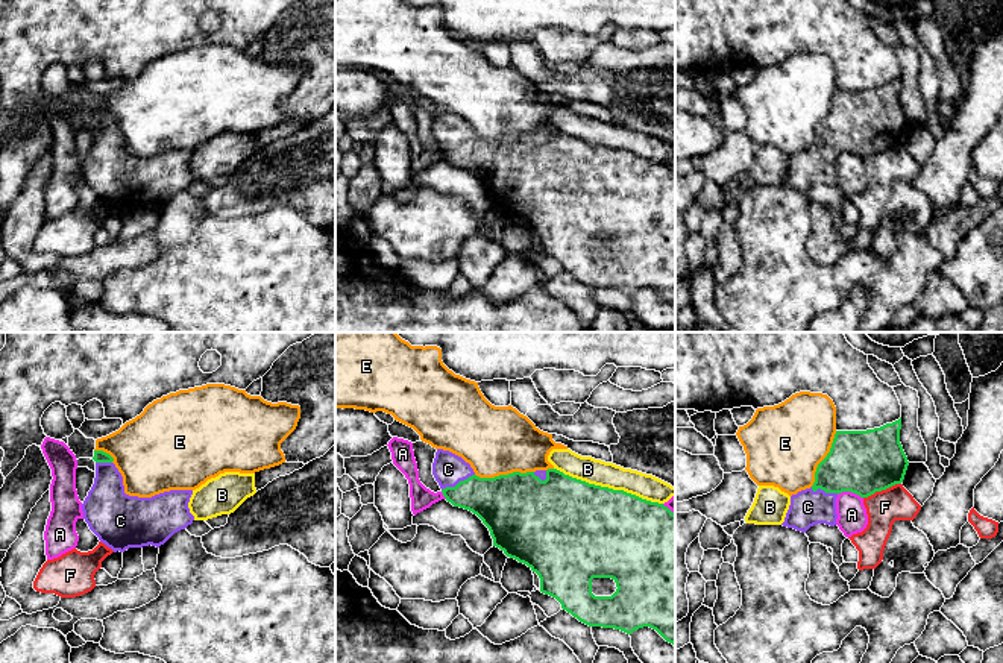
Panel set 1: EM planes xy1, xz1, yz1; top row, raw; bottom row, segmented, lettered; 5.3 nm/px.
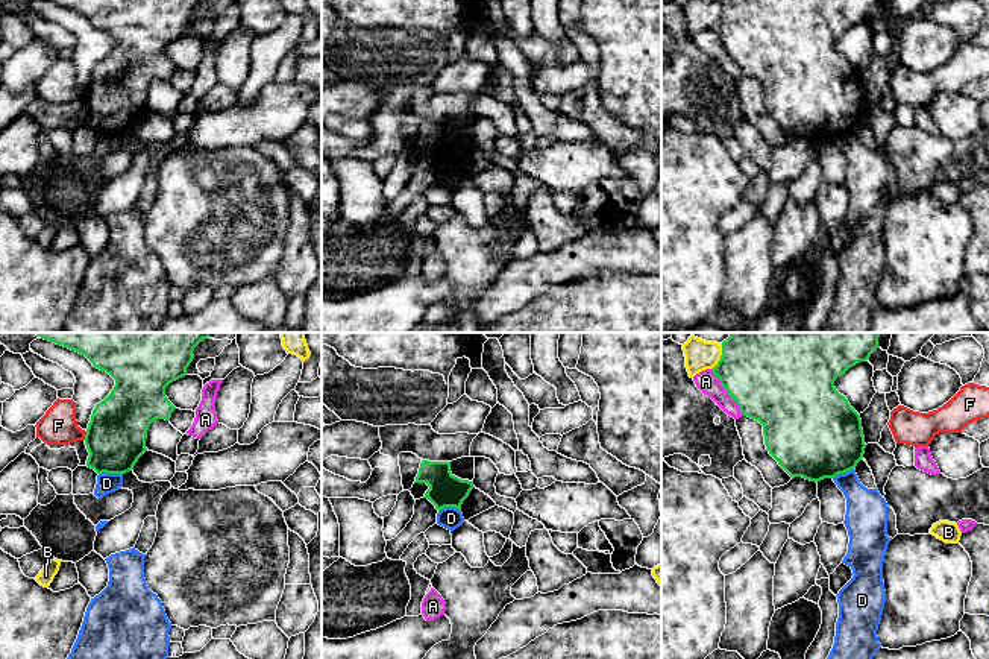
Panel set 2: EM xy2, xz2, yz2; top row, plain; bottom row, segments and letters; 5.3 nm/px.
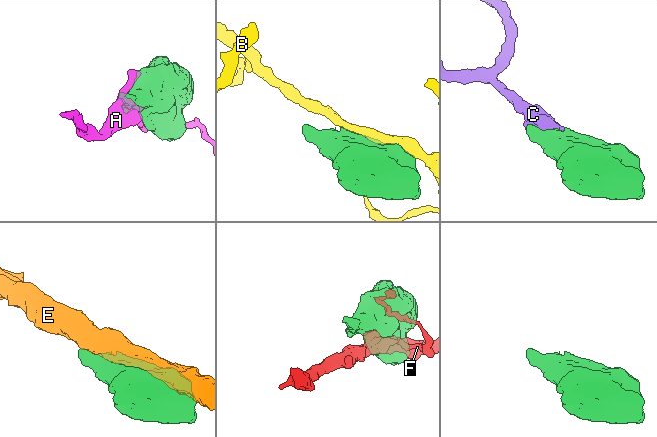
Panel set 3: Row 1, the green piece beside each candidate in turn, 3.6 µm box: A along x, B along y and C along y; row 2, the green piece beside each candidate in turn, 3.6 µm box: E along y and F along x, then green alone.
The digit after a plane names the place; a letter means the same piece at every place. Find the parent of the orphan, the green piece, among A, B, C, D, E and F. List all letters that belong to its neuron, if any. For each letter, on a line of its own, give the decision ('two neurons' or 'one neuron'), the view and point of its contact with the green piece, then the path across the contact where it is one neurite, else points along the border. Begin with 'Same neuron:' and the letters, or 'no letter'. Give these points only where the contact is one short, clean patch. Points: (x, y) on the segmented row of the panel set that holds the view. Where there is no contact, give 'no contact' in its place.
Same neuron: C
A: two neurons; contact yz2 (727, 390)
B: two neurons; contact xz1 (607, 487)
C: one neuron; contact xz1 (459, 483)
D: two neurons; contact xy2 (111, 472); border xy2 (99, 472), (119, 472), (122, 476)
E: two neurons; contact xz1 (504, 475)
F: two neurons; contact yz1 (882, 489)

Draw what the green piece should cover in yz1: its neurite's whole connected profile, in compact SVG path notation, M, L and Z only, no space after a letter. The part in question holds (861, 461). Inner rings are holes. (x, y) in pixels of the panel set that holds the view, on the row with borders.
M901 417L874 429L836 431L830 452L816 467L813 485L791 496L791 505L781 525L801 533L818 523L835 526L839 493L851 492L868 498L876 492L901 484L909 461L900 443L900 429Z

